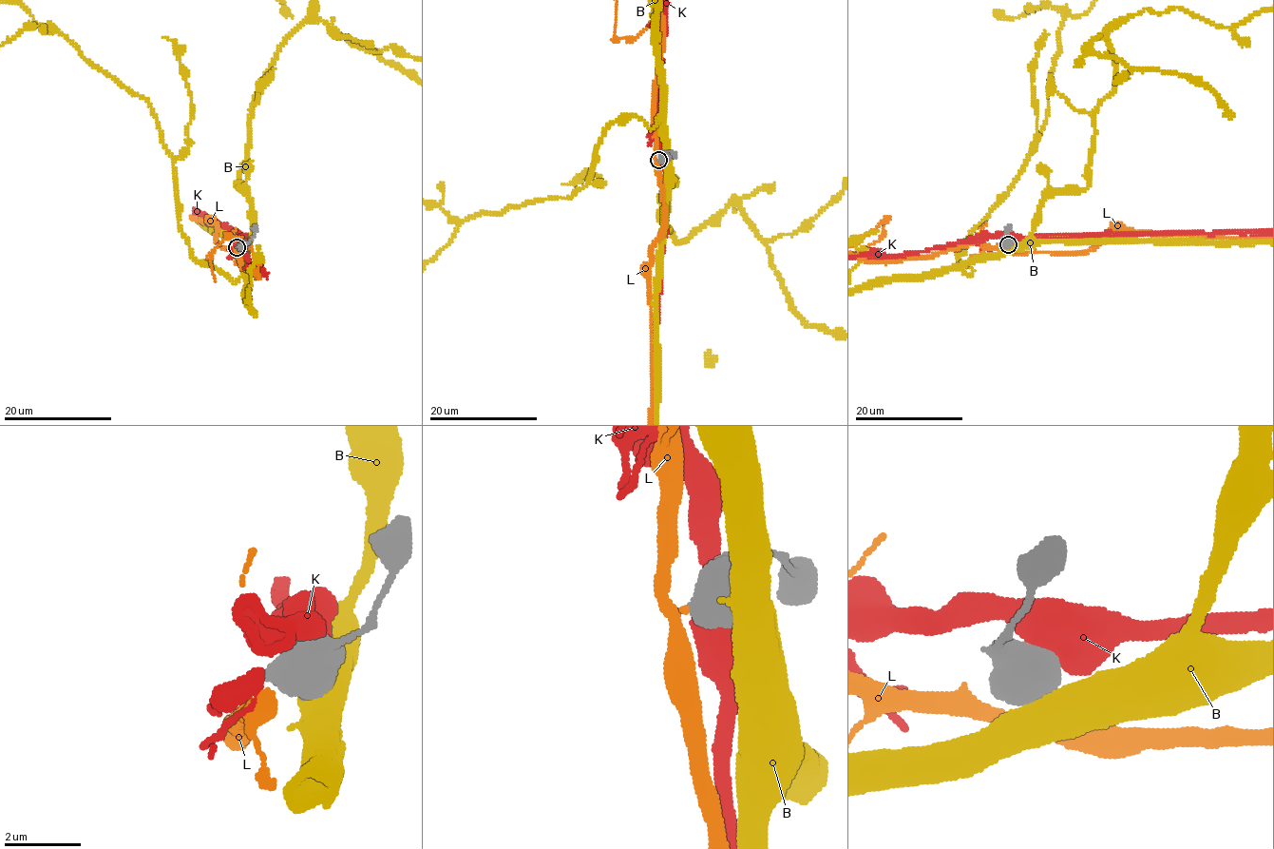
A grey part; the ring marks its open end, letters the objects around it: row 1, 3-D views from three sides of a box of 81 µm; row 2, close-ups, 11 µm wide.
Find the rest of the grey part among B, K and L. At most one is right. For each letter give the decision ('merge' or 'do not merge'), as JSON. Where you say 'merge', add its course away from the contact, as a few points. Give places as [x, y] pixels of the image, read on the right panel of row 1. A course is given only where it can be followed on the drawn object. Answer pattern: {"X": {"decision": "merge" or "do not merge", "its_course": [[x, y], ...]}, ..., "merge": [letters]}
{"B": {"decision": "do not merge"}, "K": {"decision": "do not merge"}, "L": {"decision": "merge"}, "merge": ["L"]}

